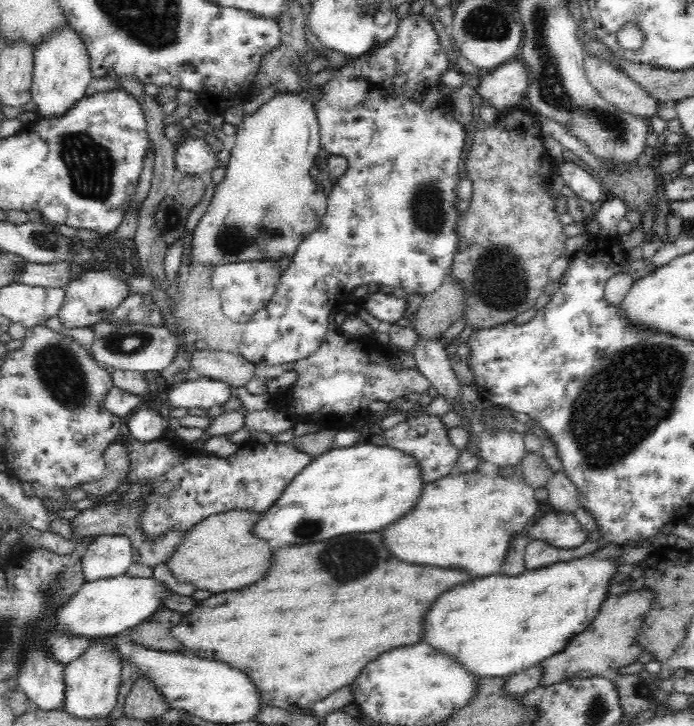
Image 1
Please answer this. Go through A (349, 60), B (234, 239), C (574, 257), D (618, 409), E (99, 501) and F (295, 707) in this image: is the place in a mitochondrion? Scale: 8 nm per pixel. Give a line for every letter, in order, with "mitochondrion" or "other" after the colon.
A: other
B: mitochondrion
C: other
D: mitochondrion
E: other
F: other

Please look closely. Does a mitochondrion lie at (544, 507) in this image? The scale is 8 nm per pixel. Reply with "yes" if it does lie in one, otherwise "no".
no

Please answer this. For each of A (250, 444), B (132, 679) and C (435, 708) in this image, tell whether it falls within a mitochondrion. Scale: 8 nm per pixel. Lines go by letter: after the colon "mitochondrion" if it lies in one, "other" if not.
A: other
B: other
C: other

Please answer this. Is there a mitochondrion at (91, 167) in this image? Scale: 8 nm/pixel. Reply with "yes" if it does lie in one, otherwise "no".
yes

